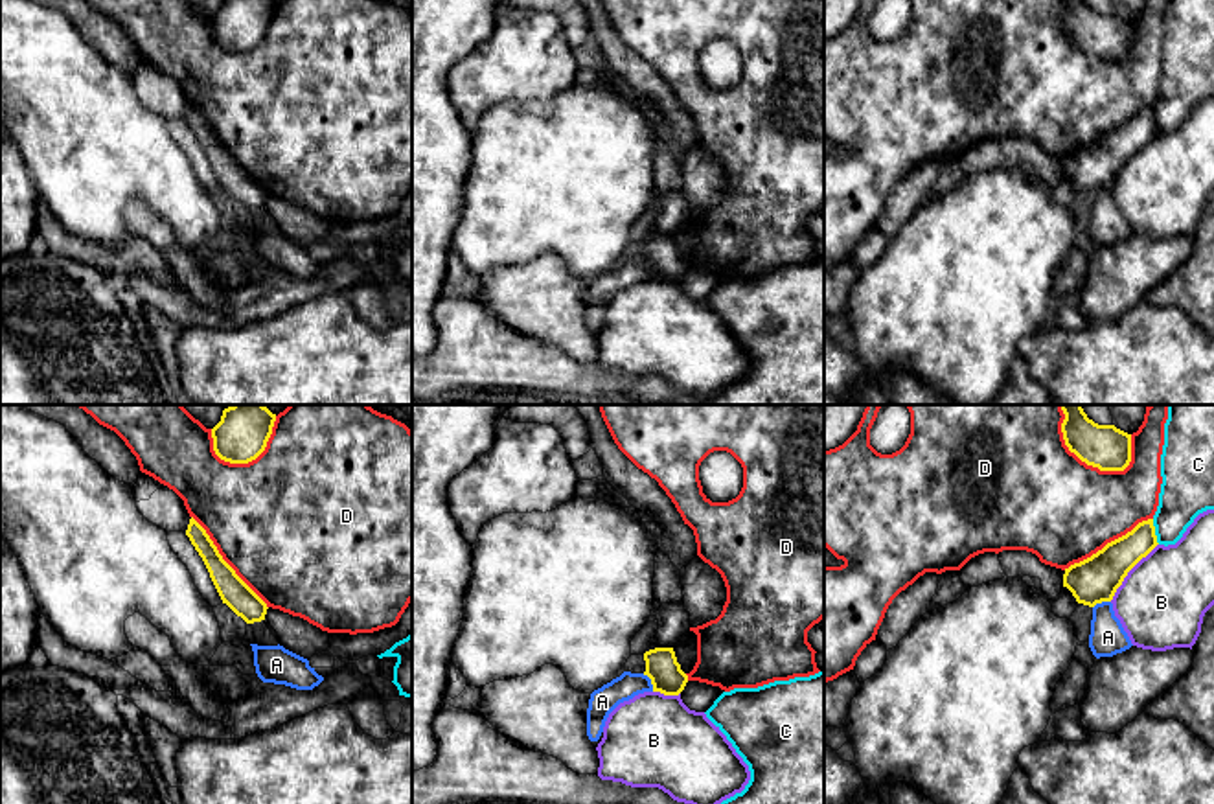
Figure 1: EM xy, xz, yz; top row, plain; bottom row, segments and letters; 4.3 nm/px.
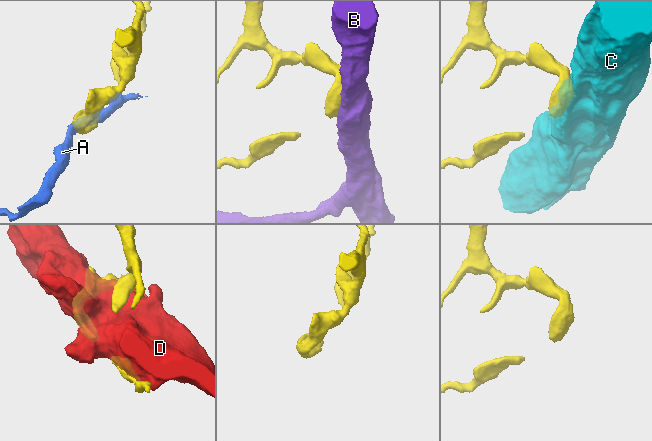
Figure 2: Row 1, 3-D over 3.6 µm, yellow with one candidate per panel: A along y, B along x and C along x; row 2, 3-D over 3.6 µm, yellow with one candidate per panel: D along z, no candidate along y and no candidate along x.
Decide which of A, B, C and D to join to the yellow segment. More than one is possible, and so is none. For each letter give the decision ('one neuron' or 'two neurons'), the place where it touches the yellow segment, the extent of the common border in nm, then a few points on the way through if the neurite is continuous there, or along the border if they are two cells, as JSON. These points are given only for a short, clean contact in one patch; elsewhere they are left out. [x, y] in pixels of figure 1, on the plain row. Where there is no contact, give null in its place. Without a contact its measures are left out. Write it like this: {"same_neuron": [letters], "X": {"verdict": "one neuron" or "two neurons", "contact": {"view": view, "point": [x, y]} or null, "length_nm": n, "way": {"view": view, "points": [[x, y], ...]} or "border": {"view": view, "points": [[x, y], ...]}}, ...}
{"same_neuron": [], "A": {"verdict": "two neurons", "contact": {"view": "xz", "point": [652, 269]}, "length_nm": 90, "border": {"view": "xz", "points": [[642, 262], [650, 267], [653, 278]]}}, "B": {"verdict": "two neurons", "contact": {"view": "yz", "point": [1128, 159]}, "length_nm": 340}, "C": {"verdict": "two neurons", "contact": {"view": "yz", "point": [1154, 120]}, "length_nm": 120}, "D": {"verdict": "two neurons", "contact": {"view": "yz", "point": [1082, 48]}, "length_nm": 380}}

